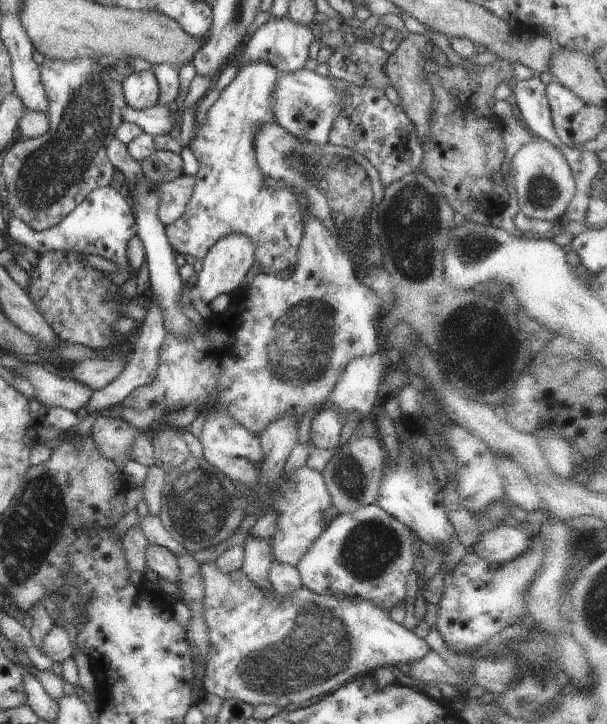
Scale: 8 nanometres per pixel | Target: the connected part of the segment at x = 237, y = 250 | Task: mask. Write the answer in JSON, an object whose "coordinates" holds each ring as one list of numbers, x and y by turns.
{"coordinates":[[228,234,228,236,220,238,203,259,202,269,194,284,199,292,197,297,204,304,209,304,221,294,237,293,239,286,245,281,248,271,253,268,254,250,256,250,256,244,246,240,244,234]]}

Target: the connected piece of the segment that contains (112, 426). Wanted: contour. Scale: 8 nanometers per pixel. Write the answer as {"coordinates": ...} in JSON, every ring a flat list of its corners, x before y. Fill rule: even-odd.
{"coordinates":[[102,416,93,423,90,436,104,458,122,467,129,460,130,448,139,433,140,430,123,419]]}

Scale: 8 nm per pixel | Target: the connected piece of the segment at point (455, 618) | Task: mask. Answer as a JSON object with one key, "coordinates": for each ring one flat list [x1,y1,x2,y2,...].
{"coordinates":[[541,534,531,537,532,546,528,552,512,562,494,563,471,553,444,574,443,595,440,602,434,605,437,606,438,632,448,650,456,650,459,655,466,650,464,655,468,655,468,650,472,648,472,652,476,653,476,646,484,644,494,634,500,634,504,628,520,622,520,618,525,618,526,592,536,576,536,570,540,568,546,548]]}

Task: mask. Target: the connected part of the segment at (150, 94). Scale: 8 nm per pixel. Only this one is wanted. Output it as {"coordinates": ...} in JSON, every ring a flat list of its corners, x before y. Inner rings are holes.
{"coordinates":[[152,69,138,71,122,80,122,92,127,105,143,110,158,102,158,82]]}

